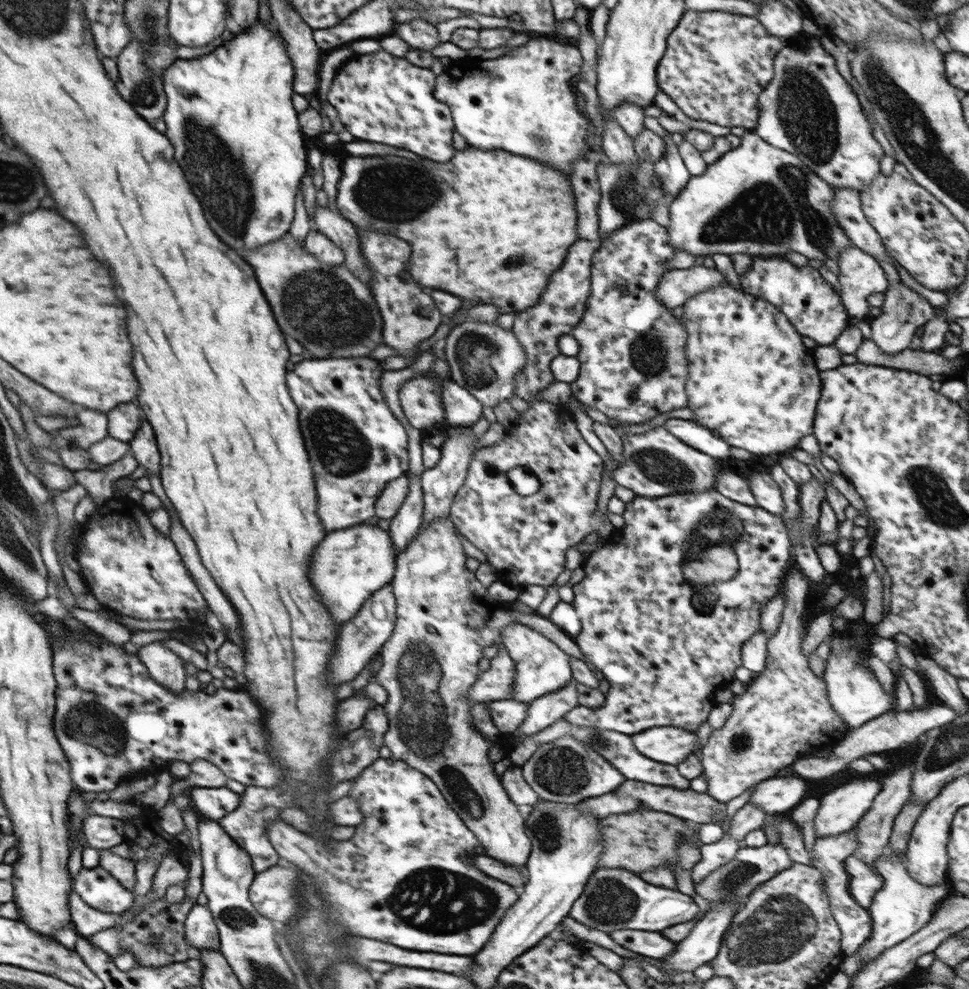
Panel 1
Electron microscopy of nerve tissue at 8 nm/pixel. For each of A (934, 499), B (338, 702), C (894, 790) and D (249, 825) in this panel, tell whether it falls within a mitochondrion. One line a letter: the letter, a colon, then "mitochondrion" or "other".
A: mitochondrion
B: other
C: other
D: other

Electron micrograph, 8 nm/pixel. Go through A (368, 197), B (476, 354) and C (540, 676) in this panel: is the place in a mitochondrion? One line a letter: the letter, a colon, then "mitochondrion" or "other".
A: mitochondrion
B: mitochondrion
C: other

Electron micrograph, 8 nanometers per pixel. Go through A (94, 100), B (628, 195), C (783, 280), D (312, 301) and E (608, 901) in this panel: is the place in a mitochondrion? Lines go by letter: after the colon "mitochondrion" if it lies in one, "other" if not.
A: other
B: mitochondrion
C: other
D: mitochondrion
E: mitochondrion

